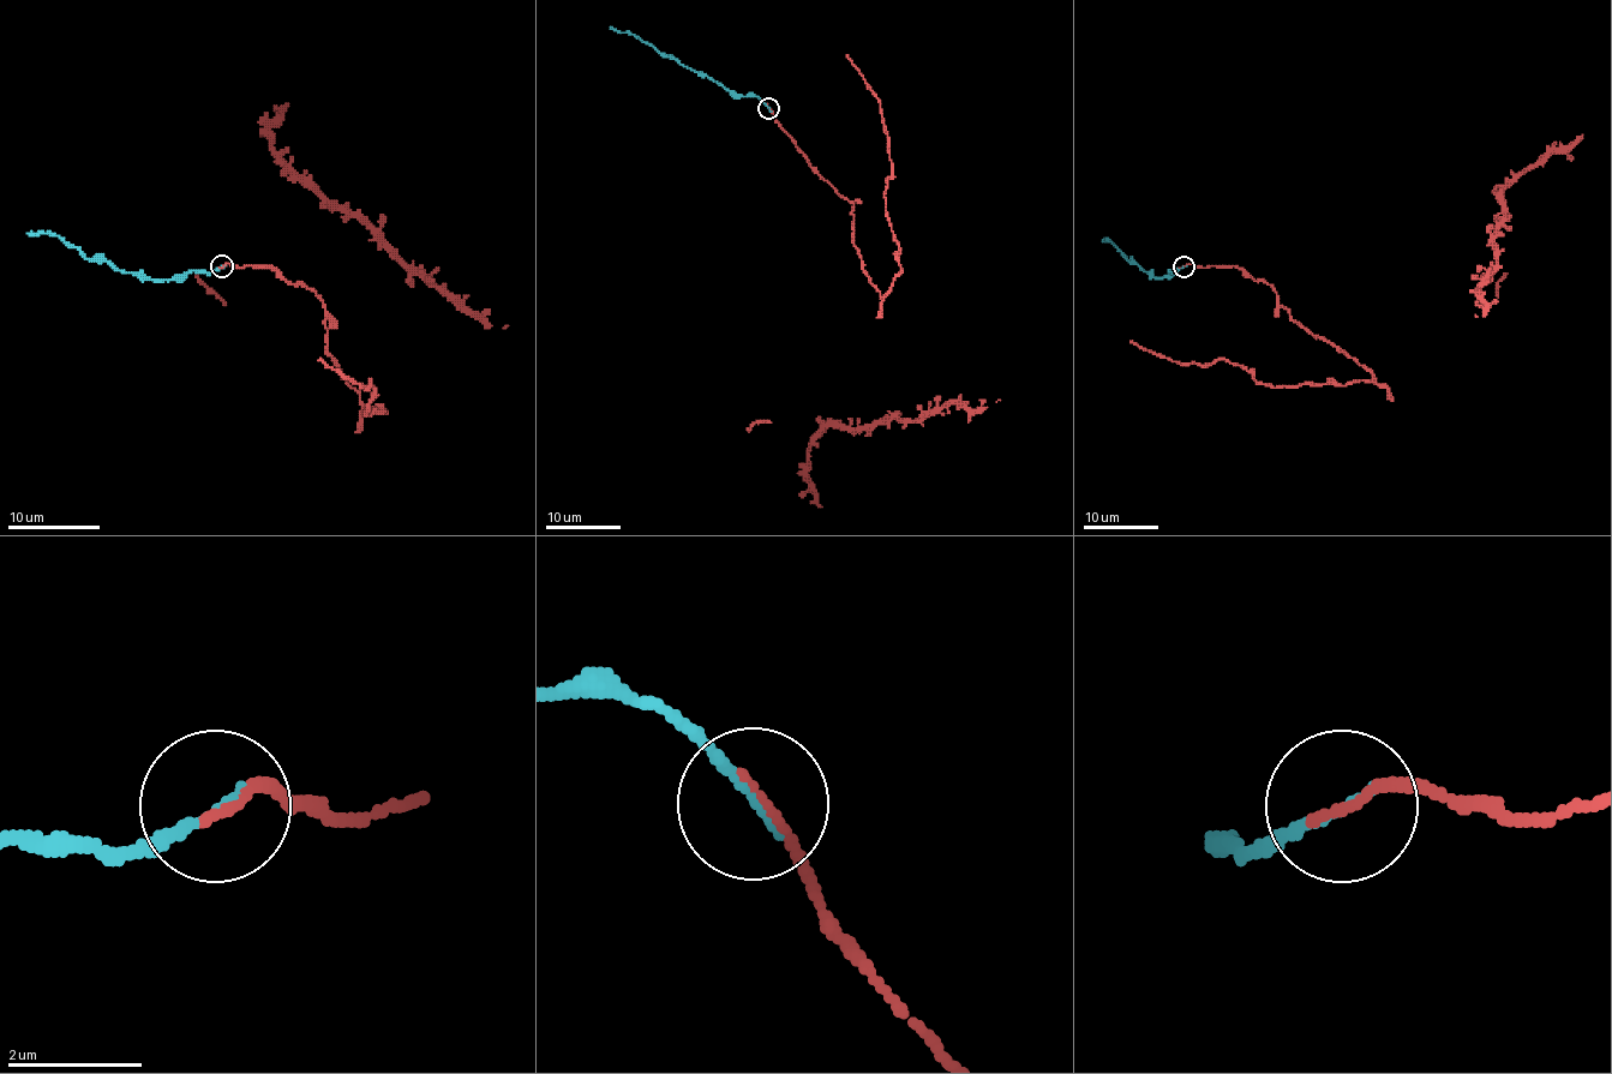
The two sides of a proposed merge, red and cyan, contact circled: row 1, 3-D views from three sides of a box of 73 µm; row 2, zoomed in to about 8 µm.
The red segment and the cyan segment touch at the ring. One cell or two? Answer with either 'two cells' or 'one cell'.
one cell

